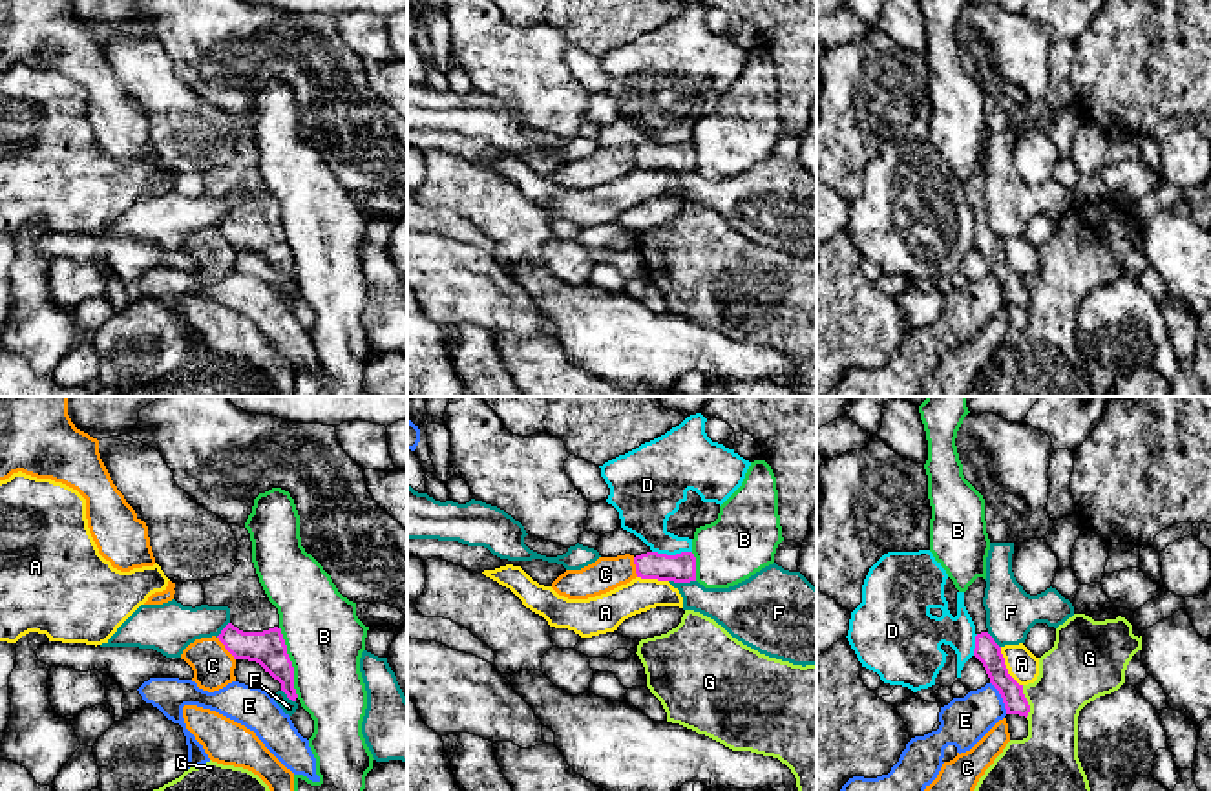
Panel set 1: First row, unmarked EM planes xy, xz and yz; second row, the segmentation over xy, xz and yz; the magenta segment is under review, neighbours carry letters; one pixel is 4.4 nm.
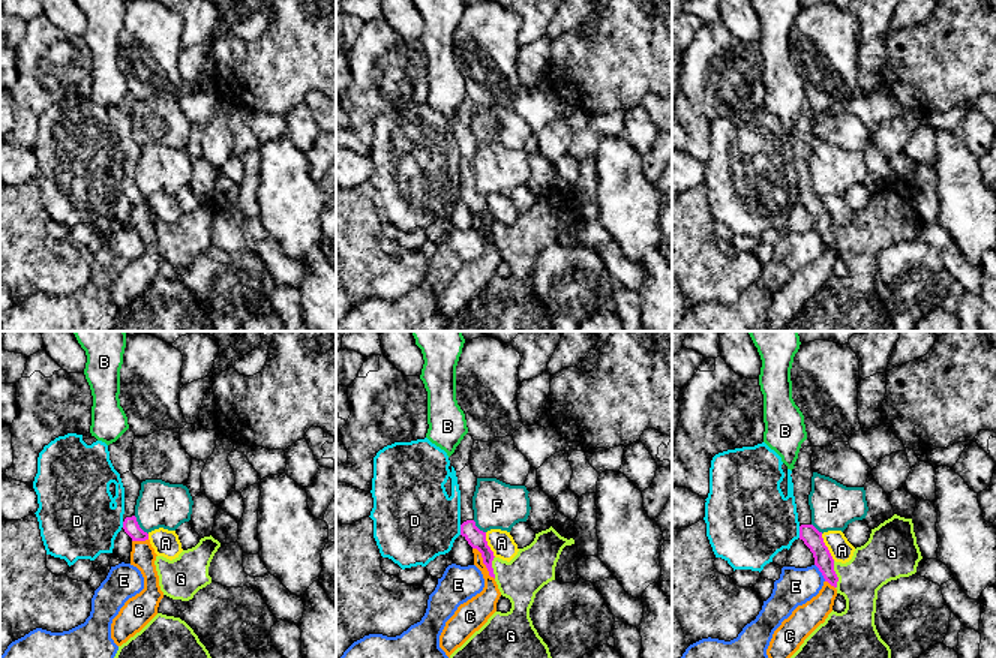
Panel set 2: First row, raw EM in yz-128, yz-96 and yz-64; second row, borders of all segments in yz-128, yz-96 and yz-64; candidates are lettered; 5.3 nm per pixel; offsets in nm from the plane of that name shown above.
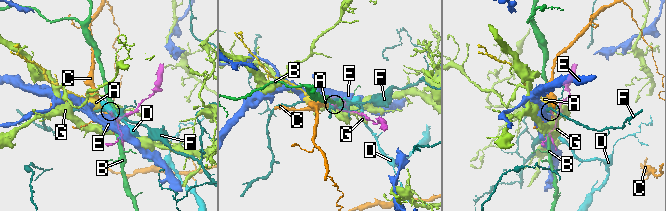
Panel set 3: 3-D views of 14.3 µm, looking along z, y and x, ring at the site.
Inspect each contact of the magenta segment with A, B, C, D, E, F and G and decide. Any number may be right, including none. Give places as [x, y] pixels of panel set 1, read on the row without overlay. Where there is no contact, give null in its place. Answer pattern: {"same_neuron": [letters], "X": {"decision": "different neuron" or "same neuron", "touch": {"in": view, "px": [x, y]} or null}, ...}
{"same_neuron": [], "A": {"decision": "different neuron", "touch": {"in": "yz", "px": [1005, 258]}}, "B": {"decision": "different neuron", "touch": {"in": "xy", "px": [291, 253]}}, "C": {"decision": "different neuron", "touch": {"in": "xy", "px": [225, 238]}}, "D": {"decision": "different neuron", "touch": {"in": "xz", "px": [673, 147]}}, "E": {"decision": "different neuron", "touch": {"in": "yz", "px": [1001, 287]}}, "F": {"decision": "different neuron", "touch": {"in": "xz", "px": [682, 172]}}, "G": {"decision": "different neuron", "touch": {"in": "yz", "px": [1027, 293]}}}

